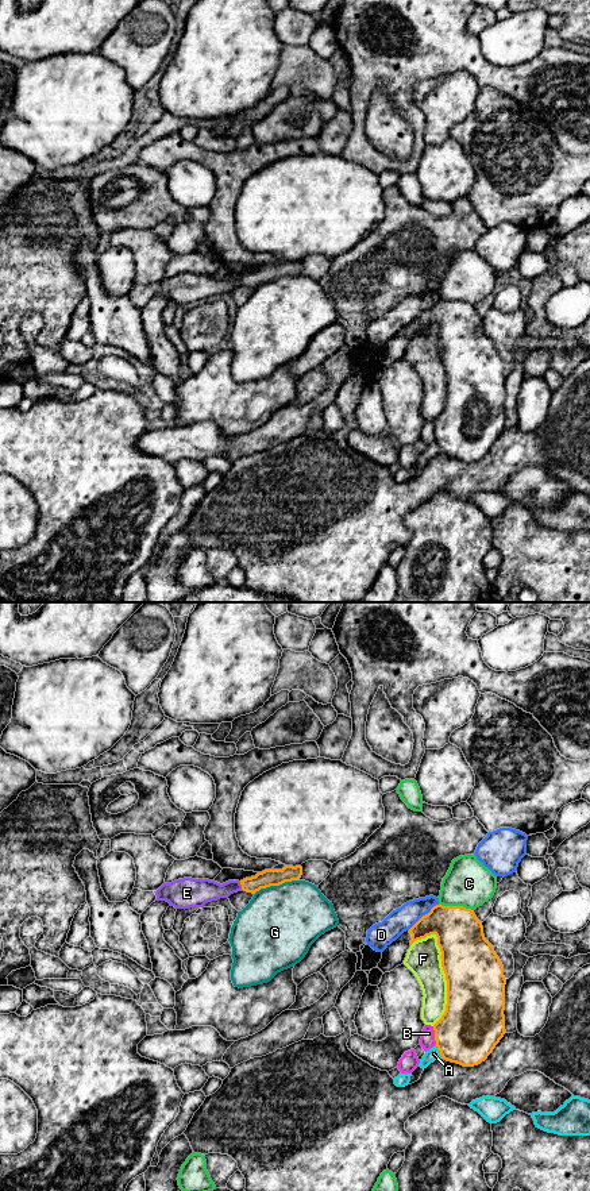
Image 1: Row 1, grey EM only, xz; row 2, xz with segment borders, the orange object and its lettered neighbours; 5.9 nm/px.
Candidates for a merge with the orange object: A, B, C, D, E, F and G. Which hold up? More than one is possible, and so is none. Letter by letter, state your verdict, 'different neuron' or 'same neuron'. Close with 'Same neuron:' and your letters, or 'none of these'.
A: different neuron
B: different neuron
C: different neuron
D: different neuron
E: different neuron
F: different neuron
G: different neuron
Same neuron: none of these

